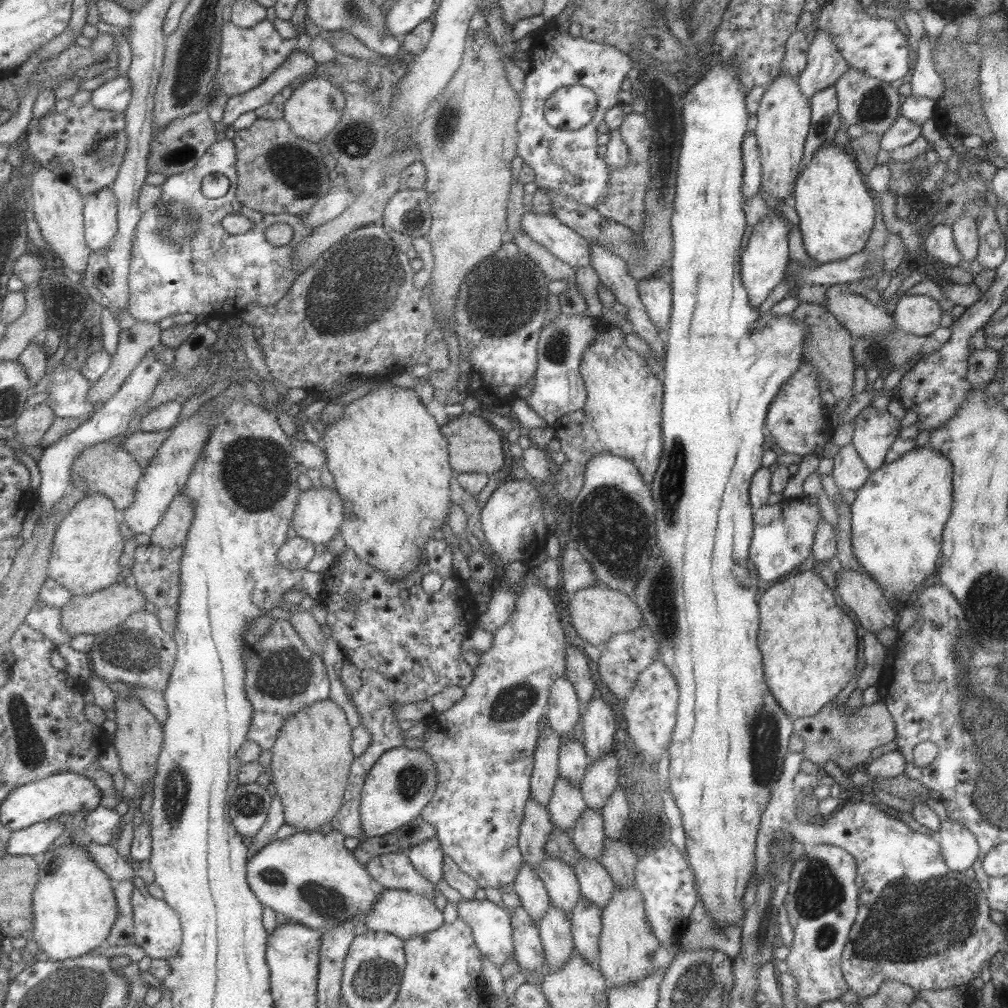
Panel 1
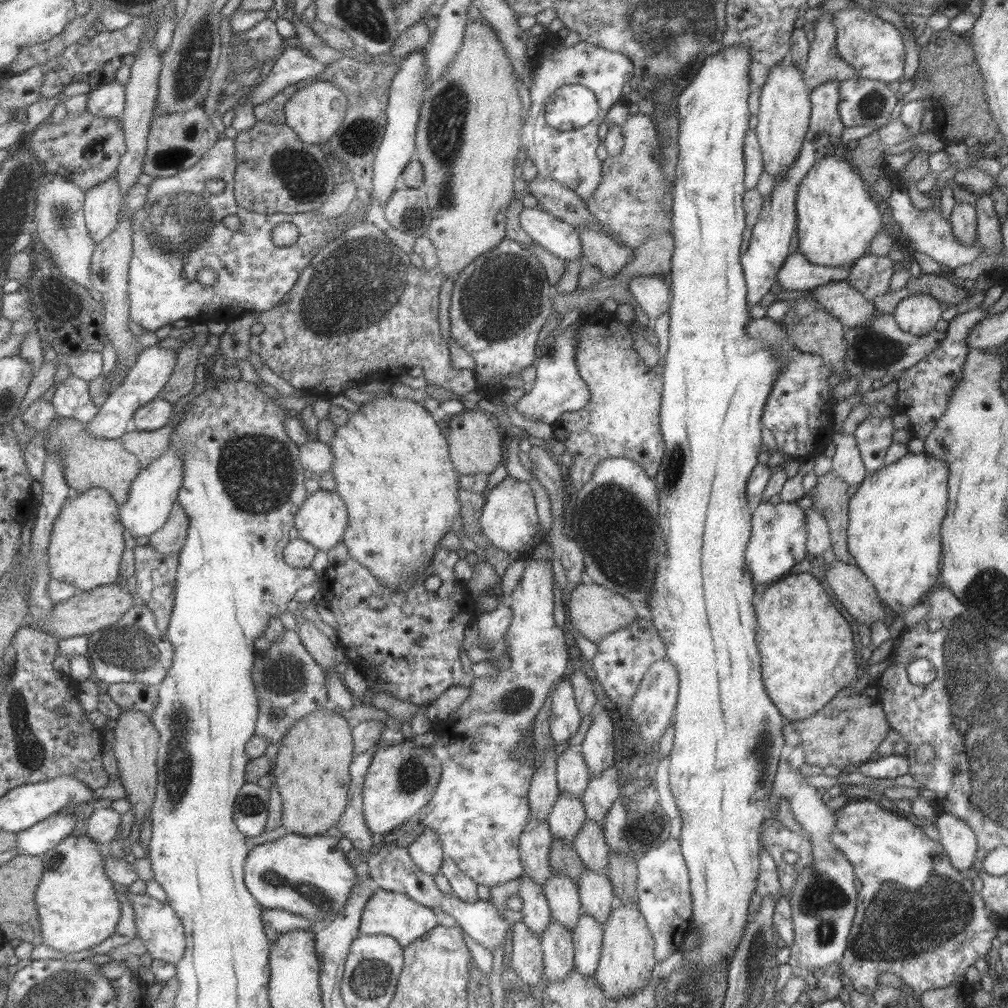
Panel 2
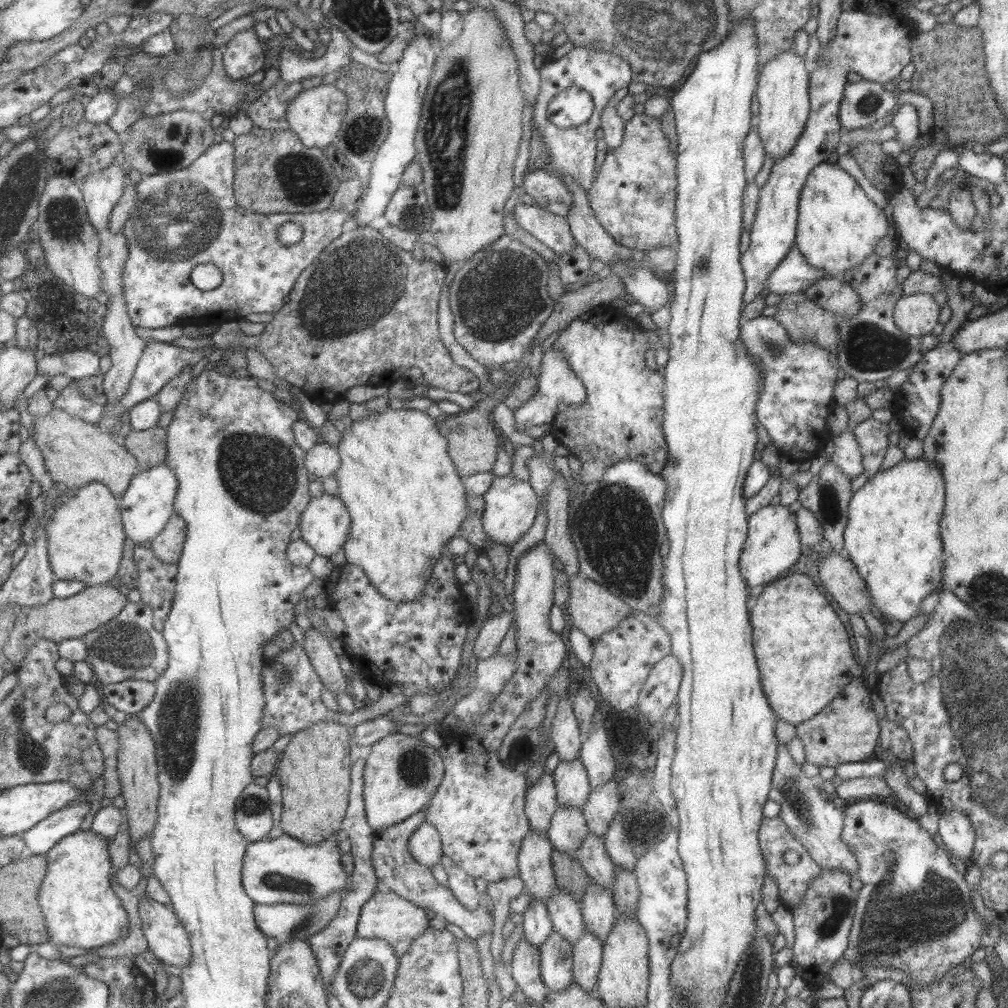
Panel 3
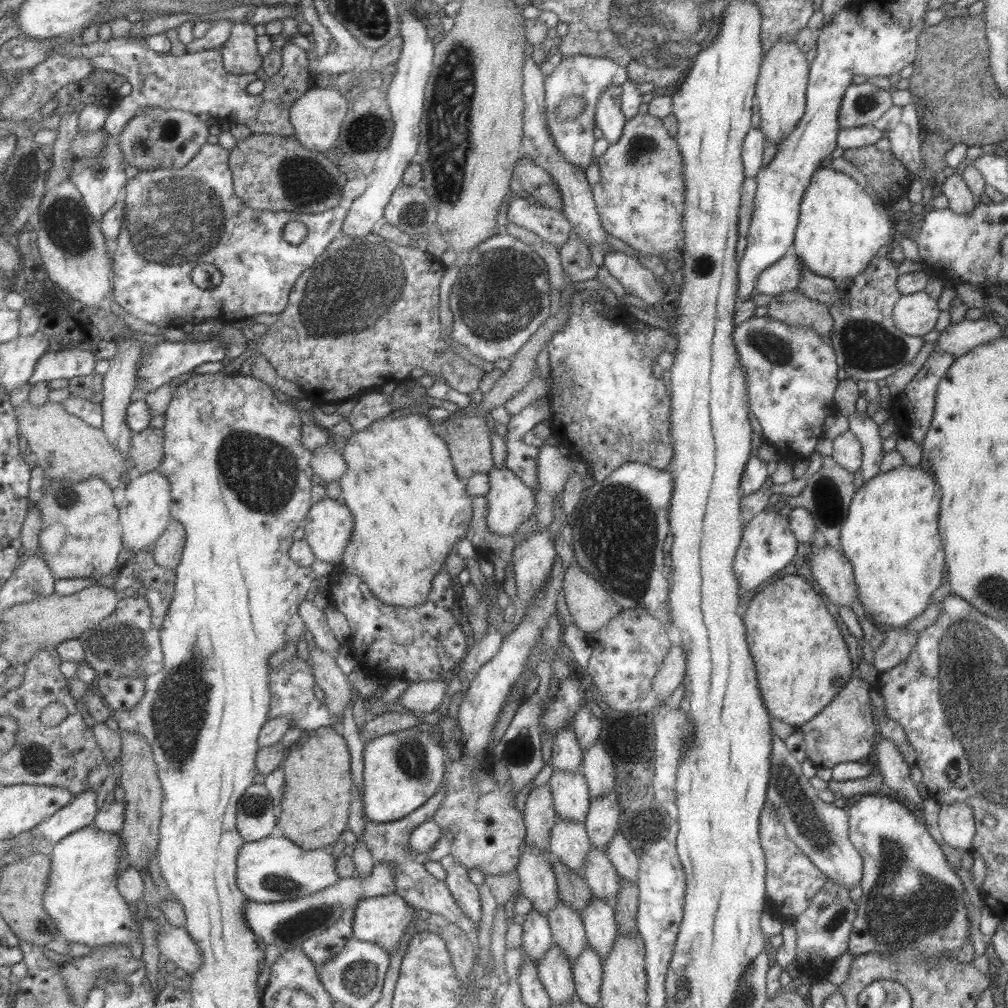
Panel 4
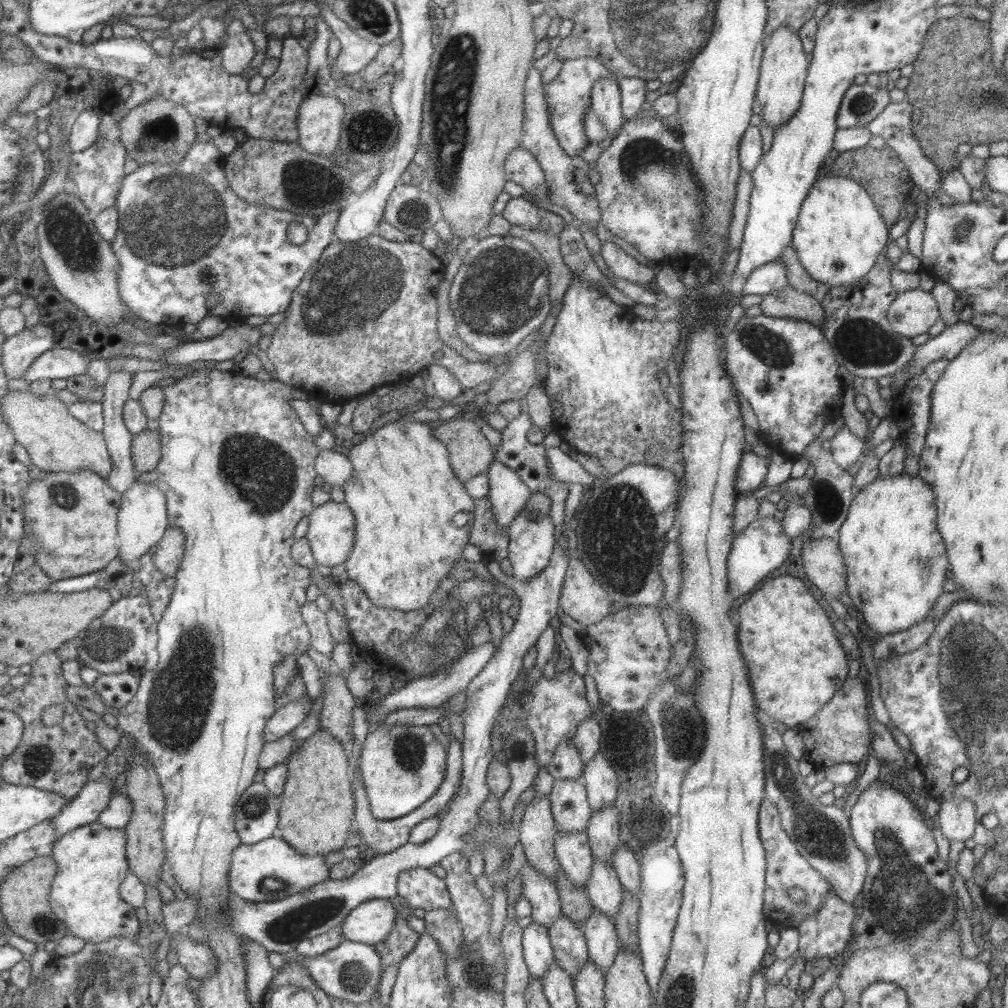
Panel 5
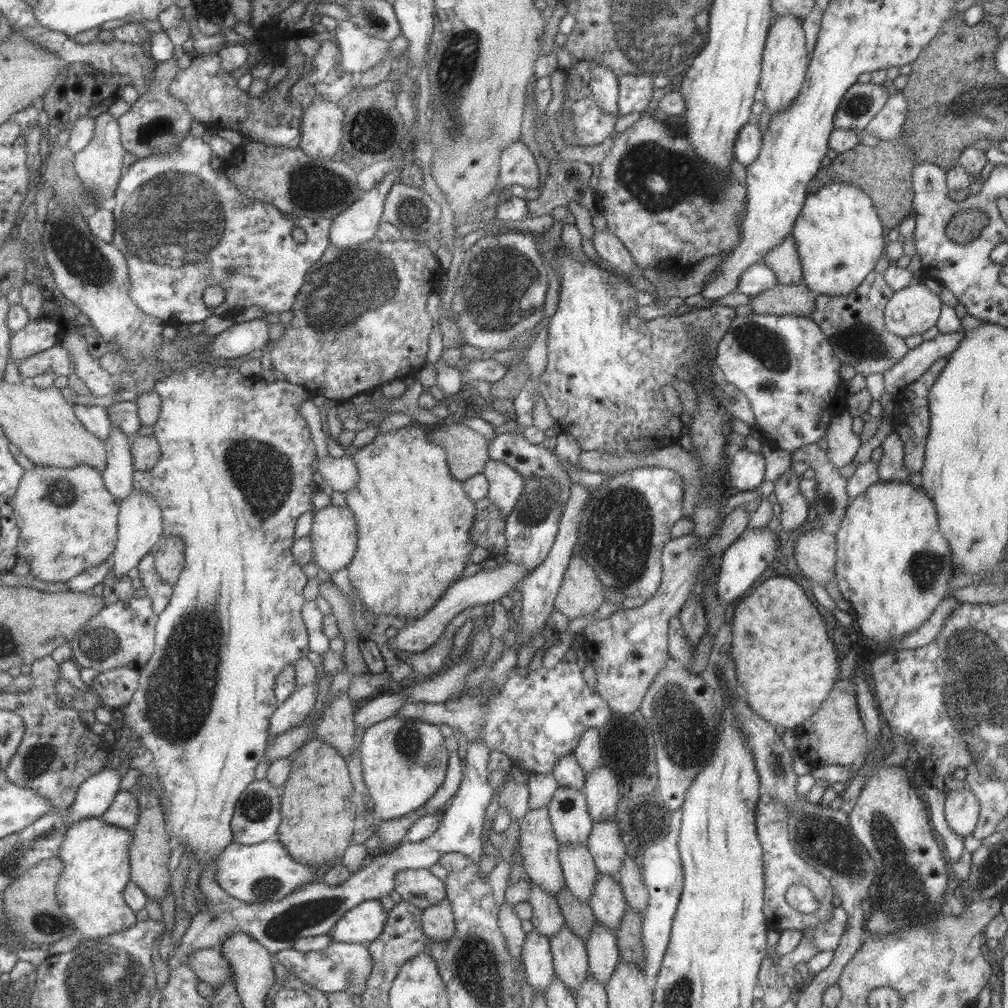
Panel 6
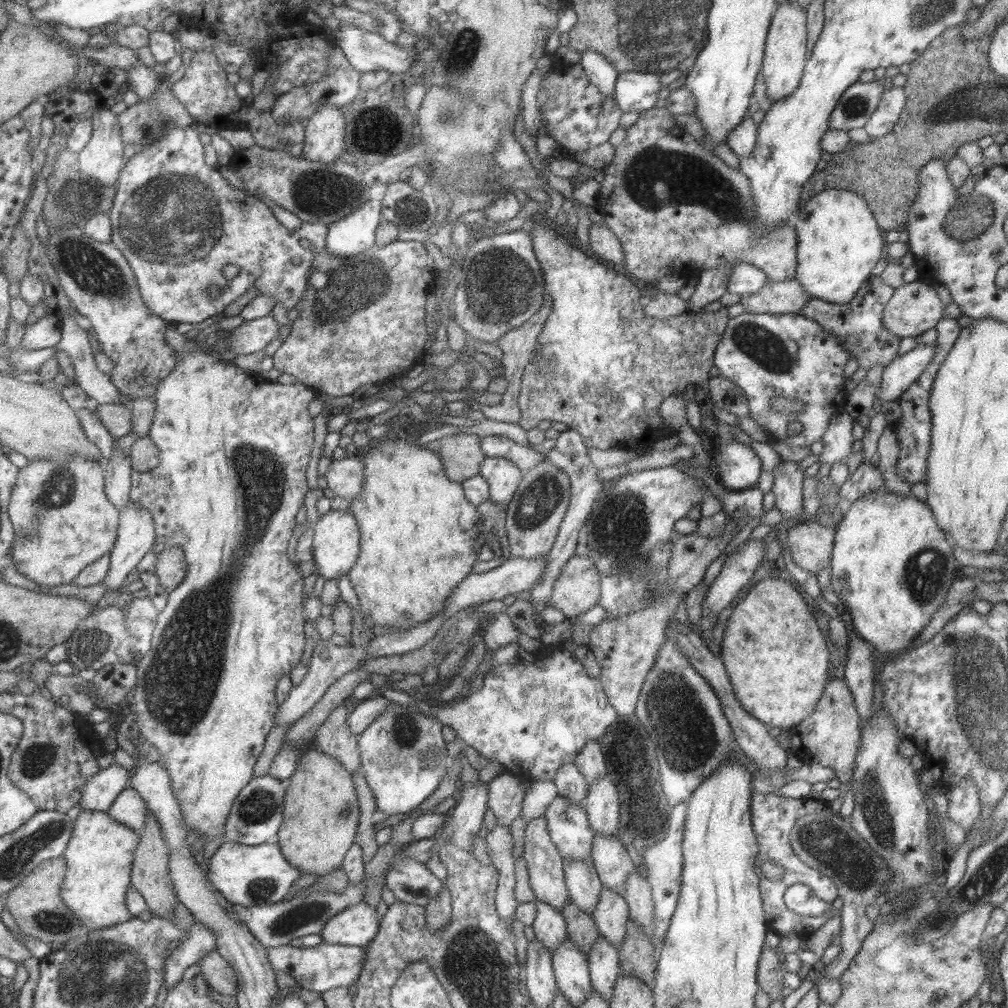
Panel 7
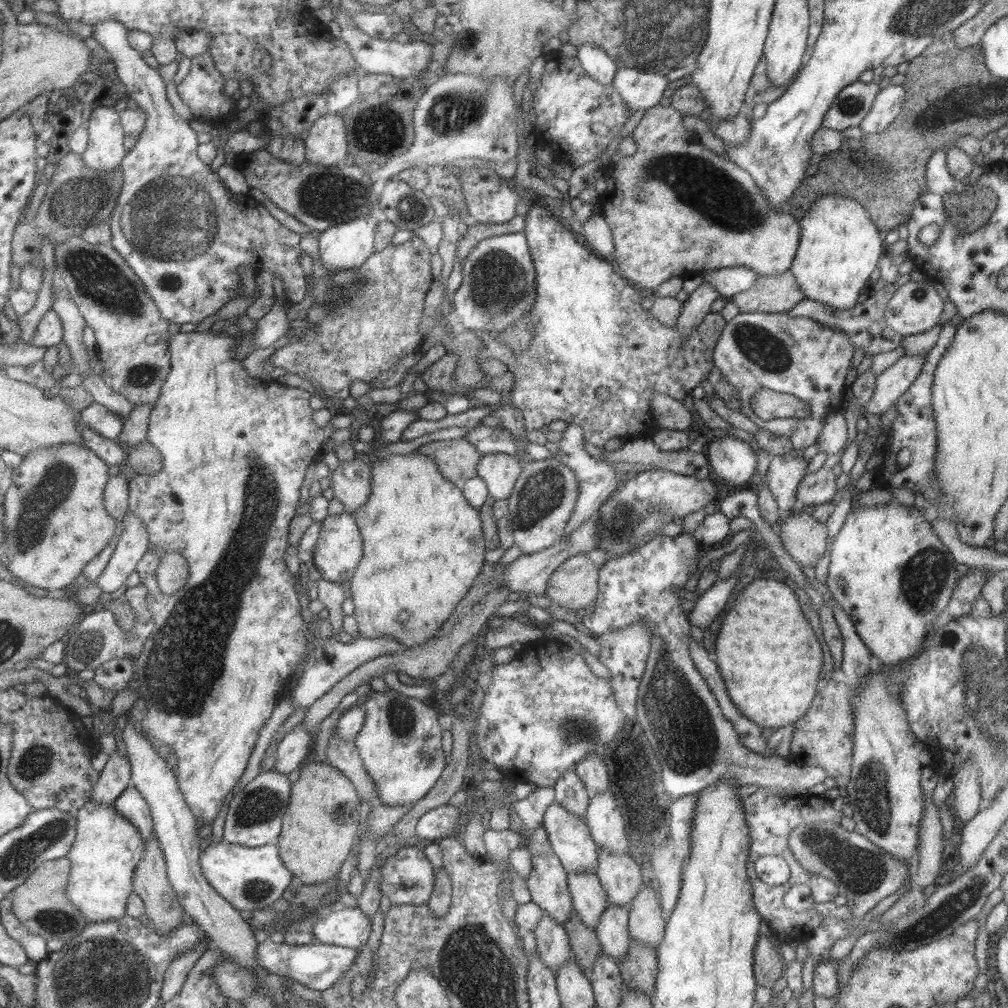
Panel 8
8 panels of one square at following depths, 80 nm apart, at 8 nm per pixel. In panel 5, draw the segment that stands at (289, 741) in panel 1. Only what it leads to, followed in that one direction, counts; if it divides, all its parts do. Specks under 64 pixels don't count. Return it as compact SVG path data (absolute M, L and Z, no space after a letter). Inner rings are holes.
M318 731L314 736L309 737L305 742L300 742L294 751L290 754L289 758L285 761L287 768L287 777L285 780L284 790L277 797L279 799L278 806L280 807L280 822L277 823L277 829L281 831L281 838L285 840L285 843L290 844L297 853L305 856L324 856L330 852L342 851L344 849L344 842L347 841L347 837L353 827L353 812L354 812L354 800L352 797L352 781L348 776L348 763L346 751L343 745L331 734Z

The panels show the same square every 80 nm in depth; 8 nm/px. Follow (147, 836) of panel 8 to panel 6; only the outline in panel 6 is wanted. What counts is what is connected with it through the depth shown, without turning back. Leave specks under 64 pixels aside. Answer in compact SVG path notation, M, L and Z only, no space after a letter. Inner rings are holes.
M133 789L121 790L109 811L103 816L105 822L113 826L133 830L139 823L141 808Z

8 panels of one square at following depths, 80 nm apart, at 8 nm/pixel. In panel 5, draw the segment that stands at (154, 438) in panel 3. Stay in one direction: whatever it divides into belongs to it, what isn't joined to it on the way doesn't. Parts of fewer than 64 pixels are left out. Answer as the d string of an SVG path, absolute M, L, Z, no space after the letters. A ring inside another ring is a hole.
M160 430L145 431L135 435L132 444L134 463L139 473L148 473L157 468L162 459L162 437Z

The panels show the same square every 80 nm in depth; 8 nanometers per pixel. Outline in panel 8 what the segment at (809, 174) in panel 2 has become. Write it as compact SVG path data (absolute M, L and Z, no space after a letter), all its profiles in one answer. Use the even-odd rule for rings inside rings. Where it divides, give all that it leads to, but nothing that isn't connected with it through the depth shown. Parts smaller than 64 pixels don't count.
M821 196L808 208L798 223L800 235L797 252L788 269L792 272L803 297L831 309L853 308L861 289L870 278L869 274L877 268L879 257L885 252L883 233L871 222L864 208L848 196Z

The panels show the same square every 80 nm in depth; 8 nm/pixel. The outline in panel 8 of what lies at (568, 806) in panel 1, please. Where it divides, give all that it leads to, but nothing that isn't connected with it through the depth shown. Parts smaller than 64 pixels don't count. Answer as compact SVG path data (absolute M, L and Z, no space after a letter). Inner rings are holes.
M572 872L566 876L568 891L571 898L572 911L577 914L581 924L594 928L605 909L606 895L597 875L592 872Z

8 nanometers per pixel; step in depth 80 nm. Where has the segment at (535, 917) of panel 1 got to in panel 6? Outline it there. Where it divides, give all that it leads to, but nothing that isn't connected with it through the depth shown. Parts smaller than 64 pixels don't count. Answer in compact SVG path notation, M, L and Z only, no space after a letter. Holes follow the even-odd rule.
M532 930L526 934L520 956L524 964L524 980L532 990L544 995L554 979L550 940Z

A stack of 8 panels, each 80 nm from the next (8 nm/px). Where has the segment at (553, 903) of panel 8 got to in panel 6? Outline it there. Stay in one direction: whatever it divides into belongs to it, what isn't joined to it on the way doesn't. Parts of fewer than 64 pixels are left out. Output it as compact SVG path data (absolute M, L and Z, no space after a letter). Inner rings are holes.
M547 808L527 810L525 816L519 820L518 852L522 857L524 873L530 882L538 886L547 895L557 896L557 892L564 887L564 878L558 859L559 844L553 837L551 822Z

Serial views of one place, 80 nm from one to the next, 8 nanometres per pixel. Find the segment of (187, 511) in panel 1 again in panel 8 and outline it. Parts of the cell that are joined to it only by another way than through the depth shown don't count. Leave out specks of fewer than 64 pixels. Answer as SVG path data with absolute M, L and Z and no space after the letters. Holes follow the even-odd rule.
M166 552L157 570L158 583L164 594L177 594L190 579L188 558L180 552Z

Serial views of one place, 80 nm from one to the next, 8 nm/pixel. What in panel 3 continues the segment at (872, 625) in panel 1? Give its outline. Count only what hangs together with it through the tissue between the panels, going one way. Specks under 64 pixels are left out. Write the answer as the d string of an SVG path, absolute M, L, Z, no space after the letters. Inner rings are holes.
M830 551L829 553L819 557L819 565L817 576L821 586L826 590L827 594L835 600L835 604L848 614L860 613L864 611L872 612L872 606L866 584L861 580L857 569L851 561L841 558L839 553Z

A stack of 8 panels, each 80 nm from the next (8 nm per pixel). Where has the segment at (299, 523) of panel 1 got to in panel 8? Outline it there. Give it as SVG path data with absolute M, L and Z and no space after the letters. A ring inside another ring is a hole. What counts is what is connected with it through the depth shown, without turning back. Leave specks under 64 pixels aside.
M345 510L341 514L332 514L331 516L323 514L320 517L320 523L322 528L312 555L314 568L321 575L321 579L327 582L340 585L348 583L362 557L362 538L354 515Z

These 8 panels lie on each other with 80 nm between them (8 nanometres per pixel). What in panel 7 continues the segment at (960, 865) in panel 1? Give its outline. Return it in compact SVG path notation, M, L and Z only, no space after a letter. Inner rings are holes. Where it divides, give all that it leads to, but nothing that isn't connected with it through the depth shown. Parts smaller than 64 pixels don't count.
M963 778L957 781L957 786L949 789L945 796L949 820L957 823L965 831L969 830L981 813L977 788L971 784L969 778Z

